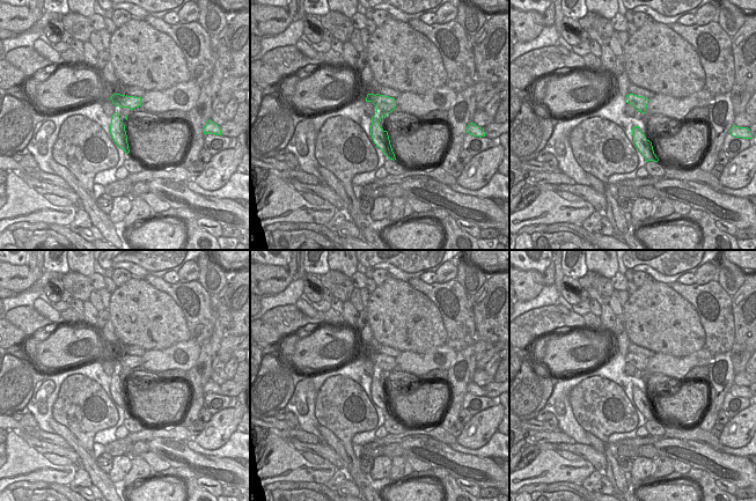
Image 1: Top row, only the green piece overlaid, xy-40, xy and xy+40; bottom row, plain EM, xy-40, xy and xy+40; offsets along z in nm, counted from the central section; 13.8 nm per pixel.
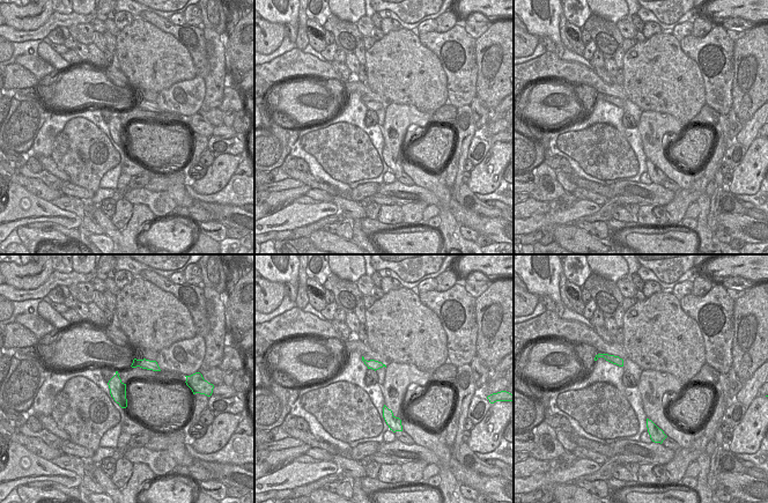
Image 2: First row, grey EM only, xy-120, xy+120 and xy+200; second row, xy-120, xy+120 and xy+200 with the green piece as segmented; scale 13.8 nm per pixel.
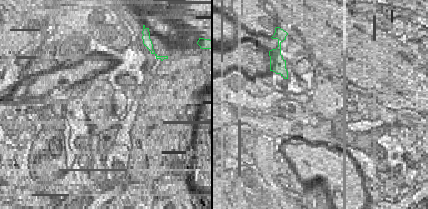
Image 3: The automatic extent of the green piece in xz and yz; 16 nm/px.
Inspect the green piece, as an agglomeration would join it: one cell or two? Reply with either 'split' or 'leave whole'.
split

